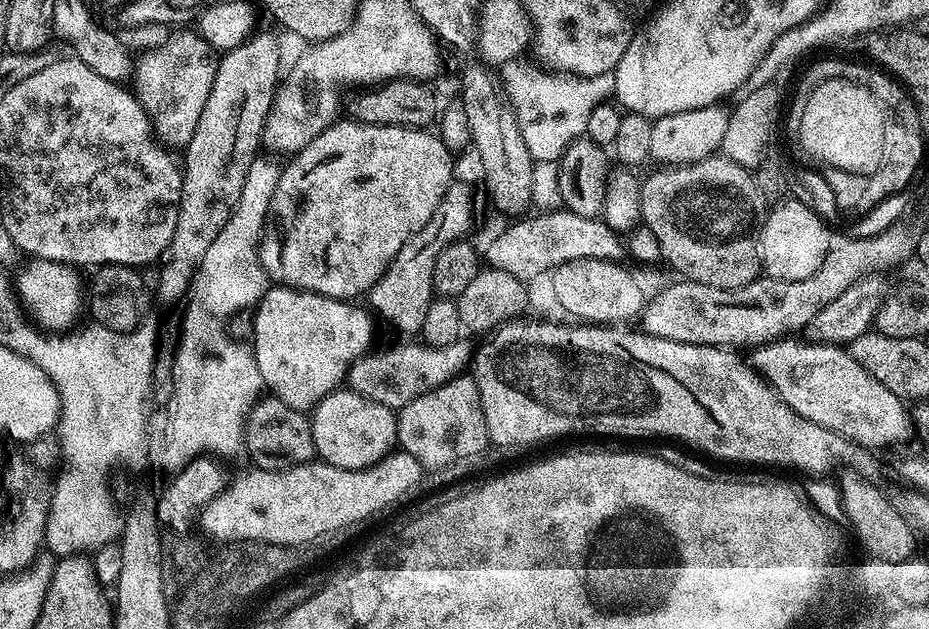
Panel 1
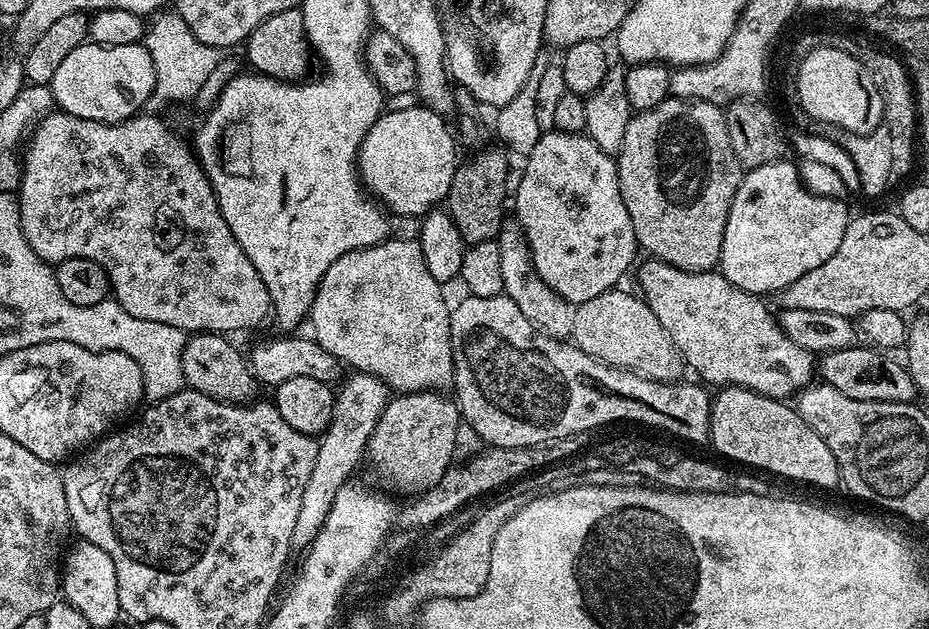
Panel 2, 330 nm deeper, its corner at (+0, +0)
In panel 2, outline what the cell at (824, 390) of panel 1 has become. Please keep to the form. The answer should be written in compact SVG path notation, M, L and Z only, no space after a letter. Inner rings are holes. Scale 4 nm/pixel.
M655 258L645 259L640 268L640 288L642 298L654 310L658 322L670 334L674 346L680 352L680 359L689 369L693 368L705 385L735 386L748 388L775 400L787 401L808 387L814 380L813 353L798 346L780 328L779 319L764 305L761 297L752 292L738 290L719 271L683 272Z

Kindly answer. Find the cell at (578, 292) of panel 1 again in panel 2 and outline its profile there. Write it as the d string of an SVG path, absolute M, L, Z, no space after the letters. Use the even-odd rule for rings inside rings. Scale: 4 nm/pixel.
M613 290L590 298L590 302L575 305L572 314L572 335L576 347L586 354L598 358L603 364L637 372L648 380L676 382L681 379L680 371L686 365L674 346L670 334L658 322L654 310L639 295Z

